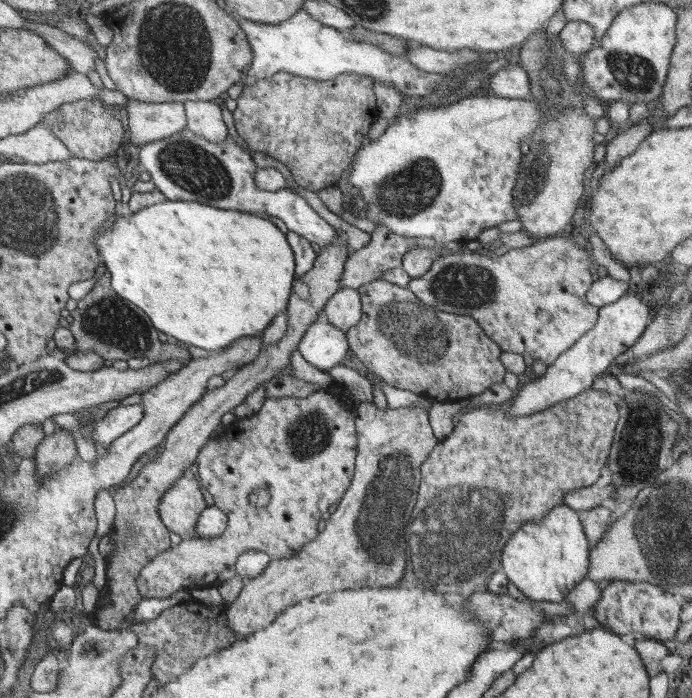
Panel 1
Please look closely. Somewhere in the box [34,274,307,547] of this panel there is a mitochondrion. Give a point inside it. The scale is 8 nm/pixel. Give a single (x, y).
(106, 321)

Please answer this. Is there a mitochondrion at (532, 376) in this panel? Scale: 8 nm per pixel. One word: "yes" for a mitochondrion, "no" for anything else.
no

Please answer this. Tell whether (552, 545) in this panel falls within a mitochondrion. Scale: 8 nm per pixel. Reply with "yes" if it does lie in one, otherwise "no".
no

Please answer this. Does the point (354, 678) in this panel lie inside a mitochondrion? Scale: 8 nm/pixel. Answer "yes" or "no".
no

